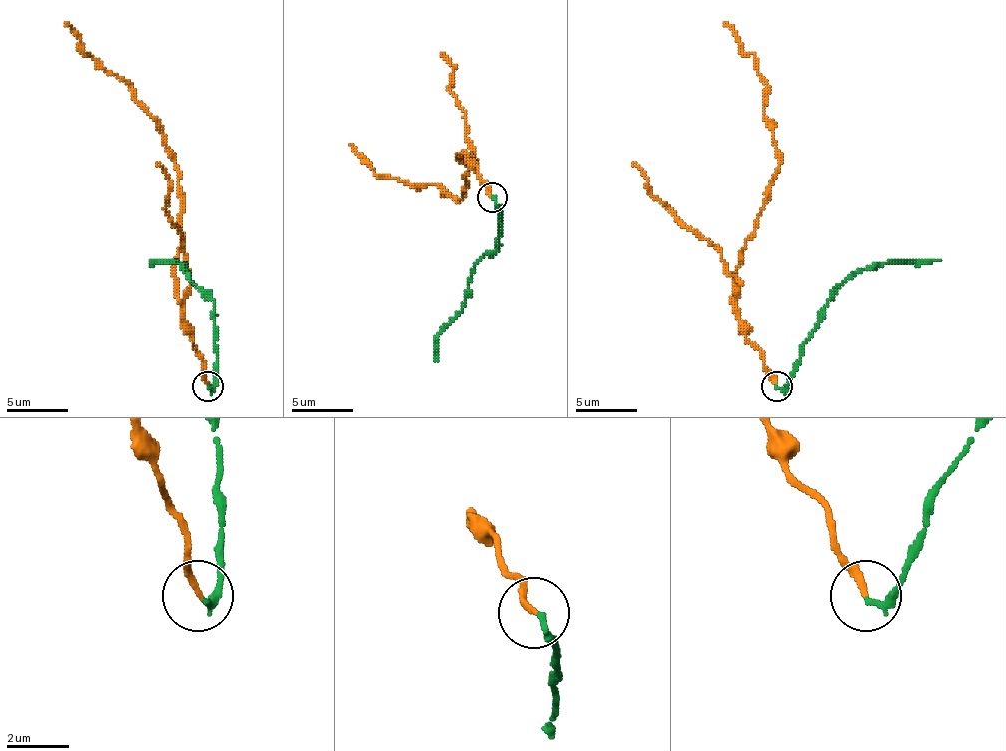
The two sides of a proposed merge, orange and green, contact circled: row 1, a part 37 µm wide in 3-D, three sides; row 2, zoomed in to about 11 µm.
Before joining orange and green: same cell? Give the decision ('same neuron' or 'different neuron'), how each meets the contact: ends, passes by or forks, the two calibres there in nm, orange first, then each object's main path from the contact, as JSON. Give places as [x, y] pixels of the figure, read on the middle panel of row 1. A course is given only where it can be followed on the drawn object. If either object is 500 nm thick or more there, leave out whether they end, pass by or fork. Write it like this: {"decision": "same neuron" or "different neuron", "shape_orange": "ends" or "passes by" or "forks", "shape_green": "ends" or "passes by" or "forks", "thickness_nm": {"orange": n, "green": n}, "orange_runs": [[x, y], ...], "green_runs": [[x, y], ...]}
{"decision": "different neuron", "shape_orange": "ends", "shape_green": "ends", "thickness_nm": {"orange": 190, "green": 190}, "orange_runs": [[493, 196], [462, 153], [468, 169], [459, 199], [435, 184], [413, 187], [398, 178], [380, 178], [349, 144]], "green_runs": [[493, 196], [502, 214], [499, 248], [490, 251], [474, 266], [462, 309], [438, 336], [435, 361]]}

